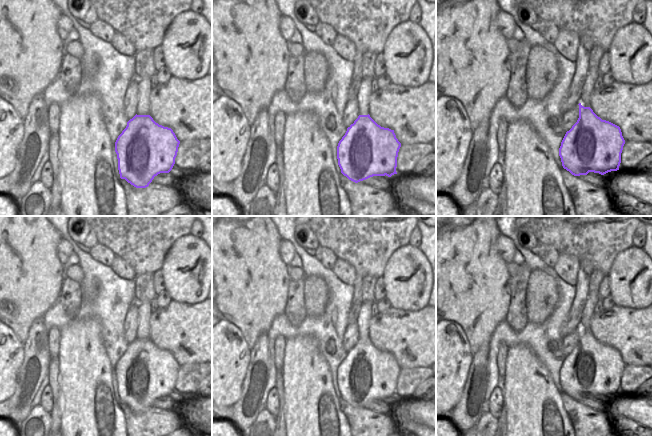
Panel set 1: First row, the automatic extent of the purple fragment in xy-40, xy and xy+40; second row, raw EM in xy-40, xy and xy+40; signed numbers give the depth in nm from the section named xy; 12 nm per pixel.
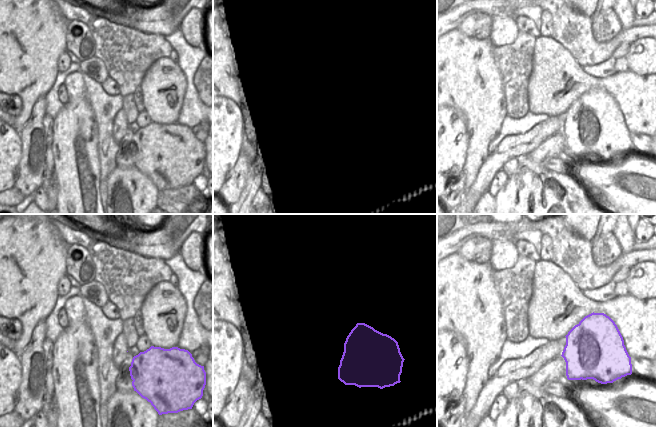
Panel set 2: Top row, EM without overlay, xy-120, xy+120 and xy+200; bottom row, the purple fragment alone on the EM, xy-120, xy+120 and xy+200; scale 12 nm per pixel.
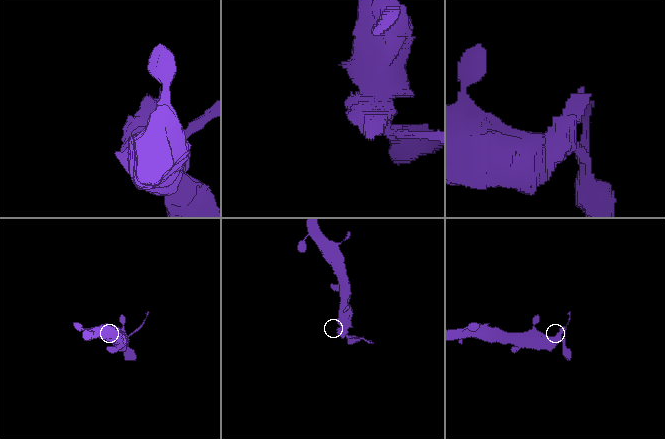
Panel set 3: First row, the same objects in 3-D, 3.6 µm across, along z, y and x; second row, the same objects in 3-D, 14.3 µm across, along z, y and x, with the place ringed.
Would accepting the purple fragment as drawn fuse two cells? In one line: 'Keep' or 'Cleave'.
Cleave

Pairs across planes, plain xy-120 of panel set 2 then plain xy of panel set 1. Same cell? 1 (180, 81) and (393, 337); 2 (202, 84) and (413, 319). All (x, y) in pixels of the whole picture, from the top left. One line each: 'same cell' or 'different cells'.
1: different cells
2: same cell

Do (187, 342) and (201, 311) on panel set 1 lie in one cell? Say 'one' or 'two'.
one

